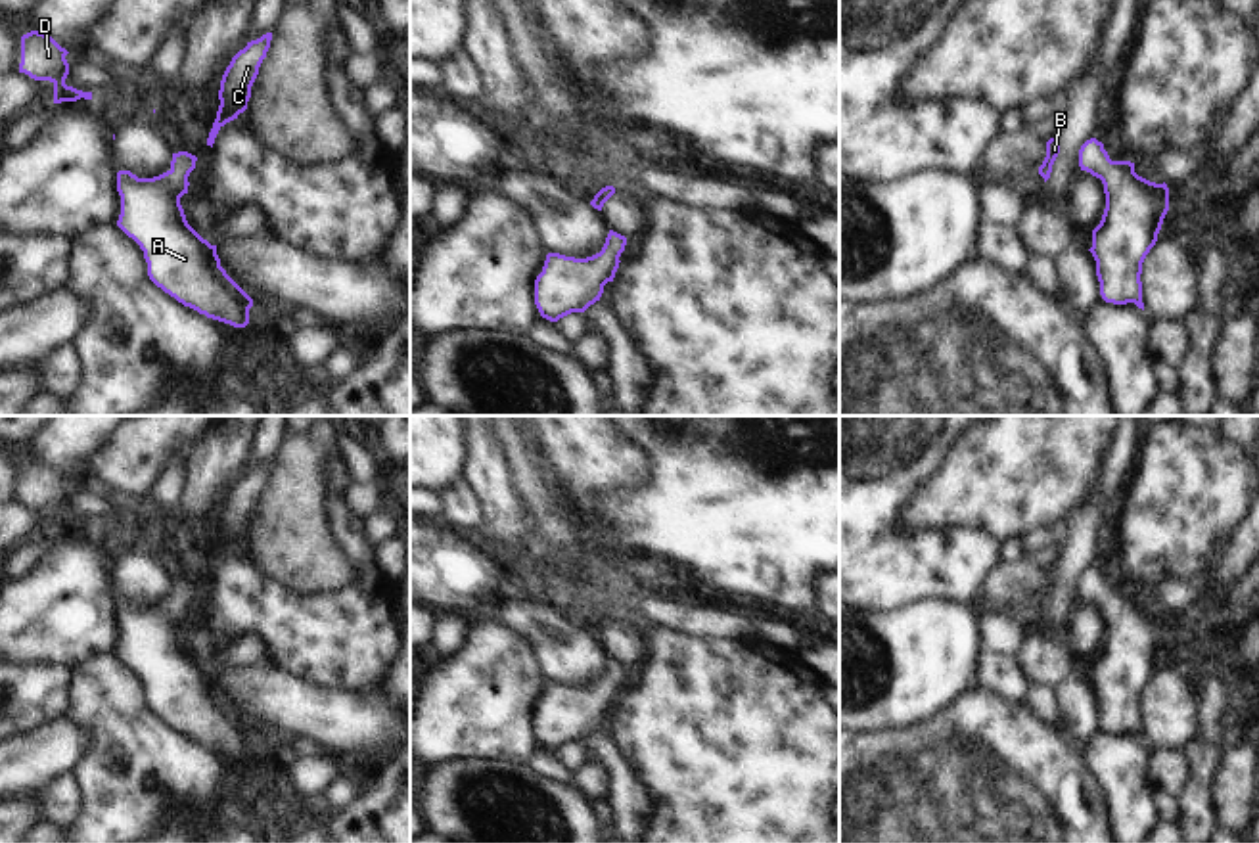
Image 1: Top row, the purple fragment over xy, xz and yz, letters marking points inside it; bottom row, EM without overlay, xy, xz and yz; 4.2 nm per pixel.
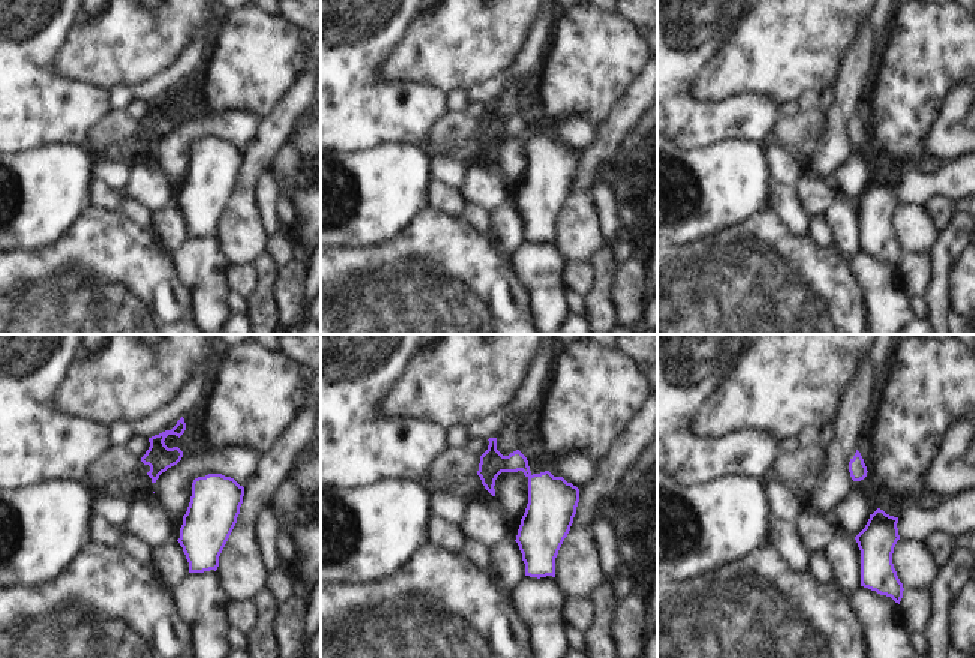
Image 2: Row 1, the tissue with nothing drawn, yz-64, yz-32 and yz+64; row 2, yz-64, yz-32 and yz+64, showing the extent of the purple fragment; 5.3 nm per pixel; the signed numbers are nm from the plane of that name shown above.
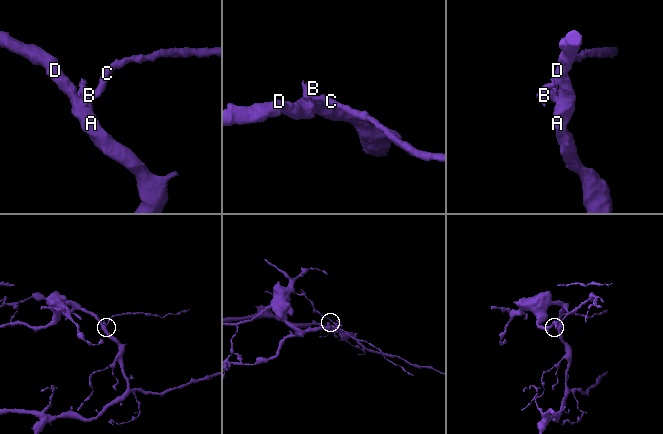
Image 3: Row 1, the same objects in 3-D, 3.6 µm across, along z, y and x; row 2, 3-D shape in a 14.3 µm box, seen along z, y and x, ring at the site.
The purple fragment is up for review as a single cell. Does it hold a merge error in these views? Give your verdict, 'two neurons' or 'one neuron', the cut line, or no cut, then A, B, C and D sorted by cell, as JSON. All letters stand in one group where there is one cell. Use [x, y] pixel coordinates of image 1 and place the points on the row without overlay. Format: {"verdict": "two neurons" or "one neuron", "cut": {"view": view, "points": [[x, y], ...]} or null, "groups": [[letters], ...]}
{"verdict": "one neuron", "cut": null, "groups": [["A", "B", "C", "D"]]}

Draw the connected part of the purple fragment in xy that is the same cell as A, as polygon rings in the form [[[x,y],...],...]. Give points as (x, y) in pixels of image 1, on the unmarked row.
[[[188,581],[172,582],[171,598],[153,607],[119,600],[117,655],[144,680],[157,717],[207,747],[245,757],[253,728],[226,703],[217,674],[188,653],[180,634],[195,590]]]

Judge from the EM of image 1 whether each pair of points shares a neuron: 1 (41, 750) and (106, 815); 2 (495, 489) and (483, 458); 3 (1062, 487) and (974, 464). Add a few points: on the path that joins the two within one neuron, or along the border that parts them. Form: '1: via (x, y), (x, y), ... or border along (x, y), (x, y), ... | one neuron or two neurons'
1: border along (87, 729), (91, 751), (77, 773) | two neurons
2: via (493, 481), (487, 466) | one neuron
3: via (1041, 472), (995, 472) | one neuron

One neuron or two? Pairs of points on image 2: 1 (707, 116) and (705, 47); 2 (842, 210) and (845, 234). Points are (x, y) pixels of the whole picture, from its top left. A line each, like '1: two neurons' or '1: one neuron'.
1: one neuron
2: one neuron

